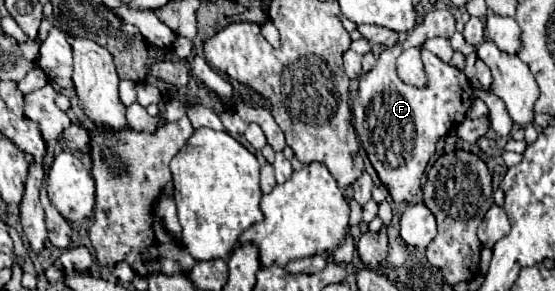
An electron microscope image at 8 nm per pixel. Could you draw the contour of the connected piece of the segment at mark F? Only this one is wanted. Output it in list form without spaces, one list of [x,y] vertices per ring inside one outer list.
[[[397,46],[387,48],[381,52],[375,68],[361,76],[359,94],[353,102],[353,126],[391,198],[395,202],[411,202],[421,192],[421,178],[429,158],[435,154],[437,140],[463,122],[473,90],[461,70],[445,64],[427,50],[423,50],[423,66],[429,78],[425,88],[405,84],[395,72],[395,60]]]

